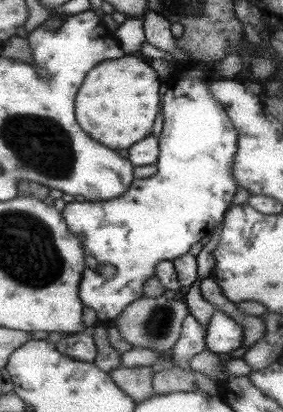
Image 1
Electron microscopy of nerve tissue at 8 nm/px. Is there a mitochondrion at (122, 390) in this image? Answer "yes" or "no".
no

